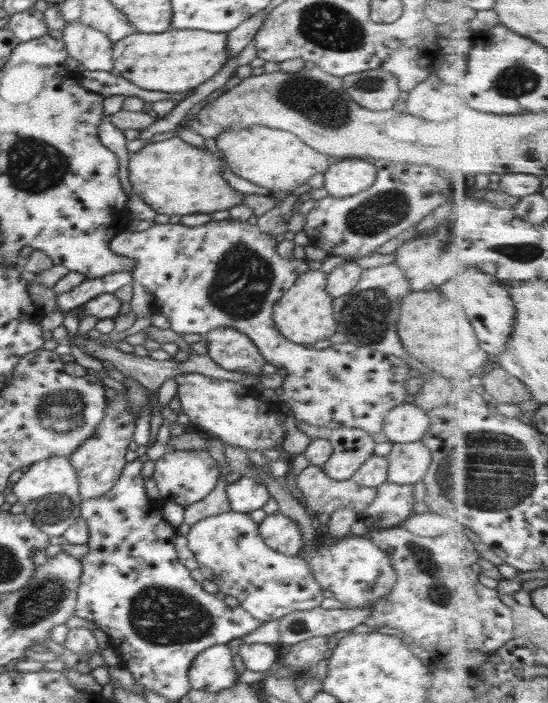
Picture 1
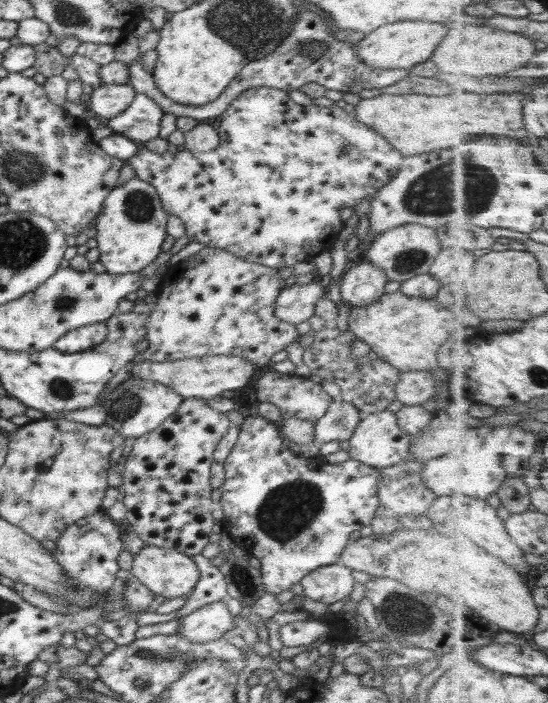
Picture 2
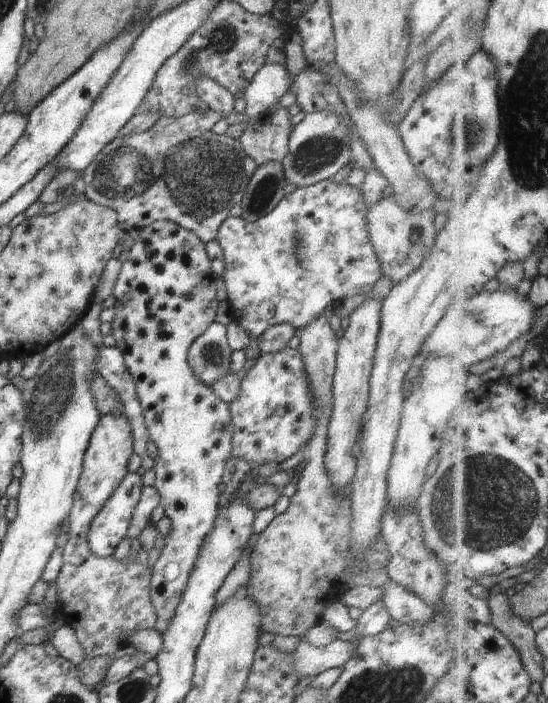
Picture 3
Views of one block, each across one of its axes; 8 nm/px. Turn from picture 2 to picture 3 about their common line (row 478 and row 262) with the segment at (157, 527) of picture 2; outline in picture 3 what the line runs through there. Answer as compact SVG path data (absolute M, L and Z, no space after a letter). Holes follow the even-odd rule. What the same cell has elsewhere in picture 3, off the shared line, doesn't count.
M156 221L140 231L128 252L128 258L122 263L111 294L117 303L111 322L111 335L132 375L149 437L158 446L153 487L160 493L160 505L171 524L151 574L150 598L156 610L155 628L160 634L165 633L169 627L169 620L180 602L200 545L209 530L212 530L221 495L217 486L222 482L224 465L231 457L233 424L229 406L193 375L187 363L190 345L214 322L219 303L215 277L205 245L196 235L174 221ZM172 562L178 564L180 572L176 579L168 580L164 577L163 570Z

